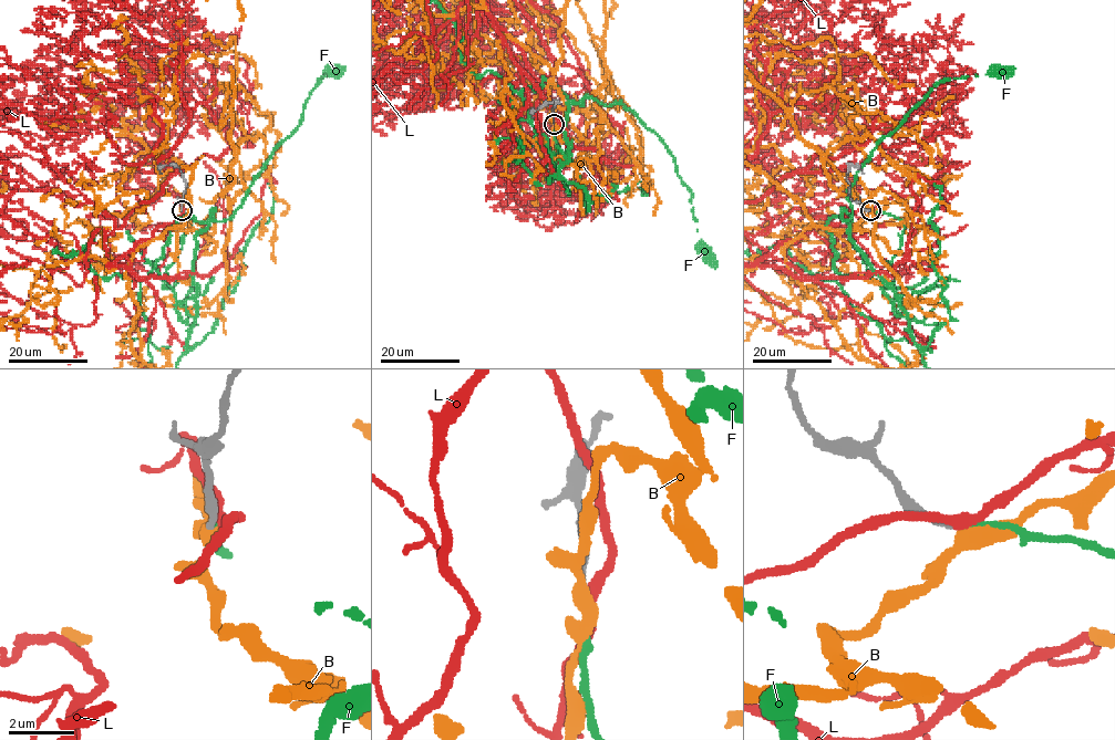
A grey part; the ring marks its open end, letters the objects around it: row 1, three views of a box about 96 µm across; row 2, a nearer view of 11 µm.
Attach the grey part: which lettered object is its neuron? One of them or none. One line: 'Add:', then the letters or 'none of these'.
Add: F

